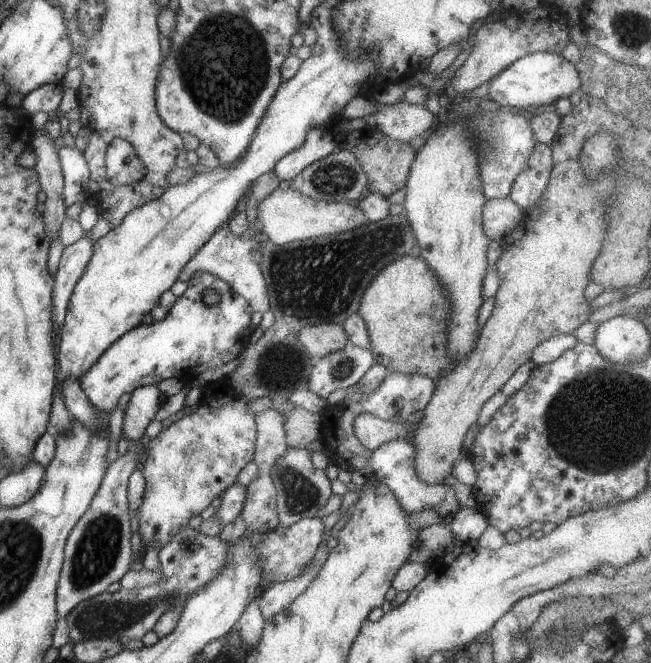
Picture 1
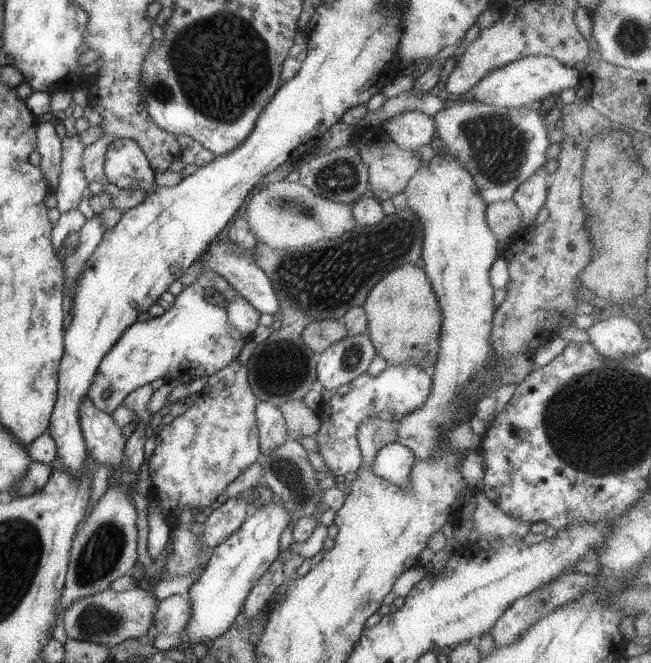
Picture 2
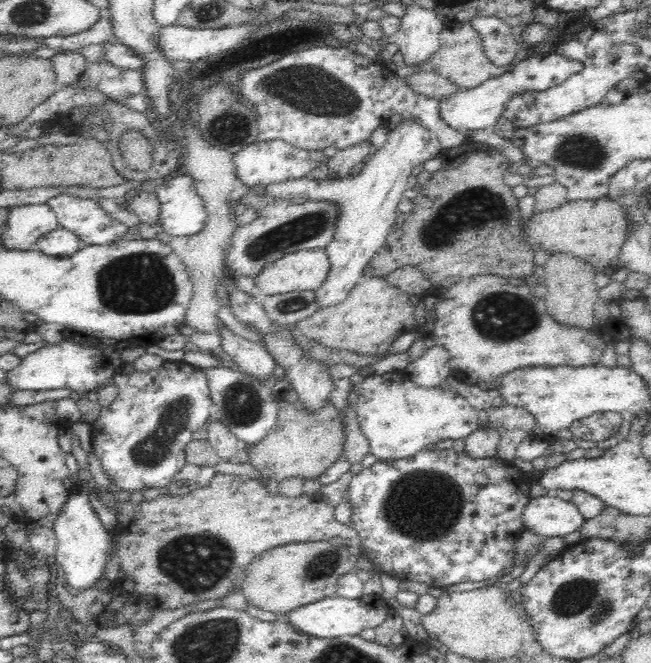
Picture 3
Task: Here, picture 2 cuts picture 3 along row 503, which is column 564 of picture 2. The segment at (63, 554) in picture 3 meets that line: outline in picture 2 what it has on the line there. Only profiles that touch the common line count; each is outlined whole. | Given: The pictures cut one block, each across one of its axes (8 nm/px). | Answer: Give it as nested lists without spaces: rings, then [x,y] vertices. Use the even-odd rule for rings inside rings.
[[[526,56],[489,72],[472,88],[473,100],[502,108],[522,108],[537,105],[549,96],[581,86],[581,72],[562,64],[552,56]]]

